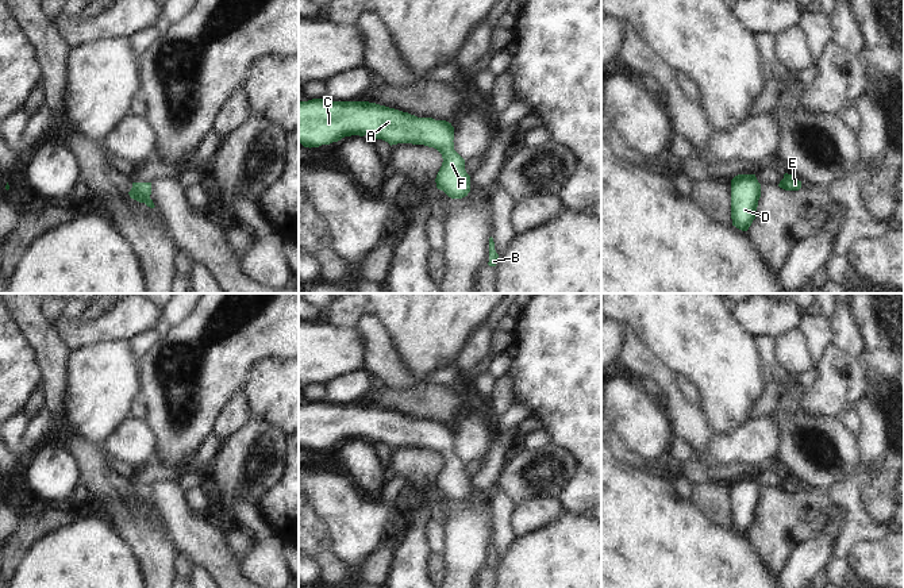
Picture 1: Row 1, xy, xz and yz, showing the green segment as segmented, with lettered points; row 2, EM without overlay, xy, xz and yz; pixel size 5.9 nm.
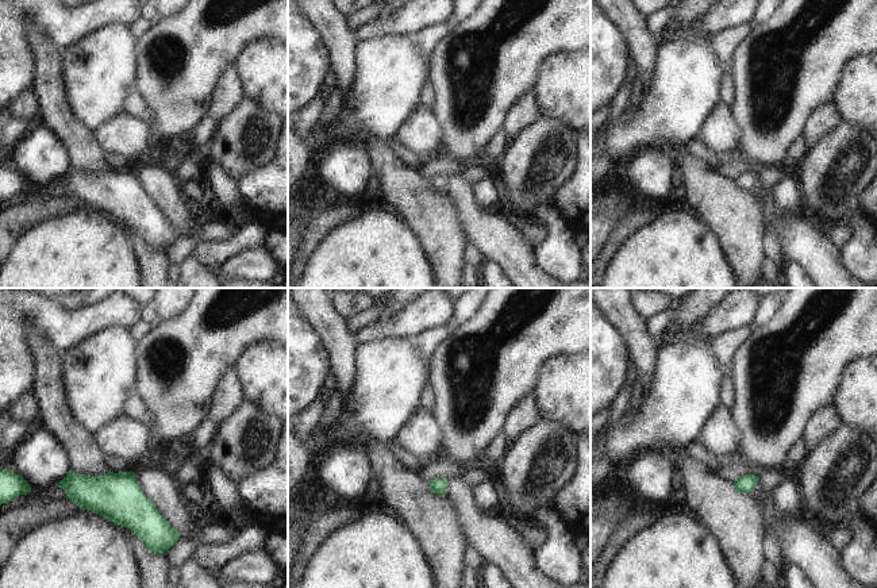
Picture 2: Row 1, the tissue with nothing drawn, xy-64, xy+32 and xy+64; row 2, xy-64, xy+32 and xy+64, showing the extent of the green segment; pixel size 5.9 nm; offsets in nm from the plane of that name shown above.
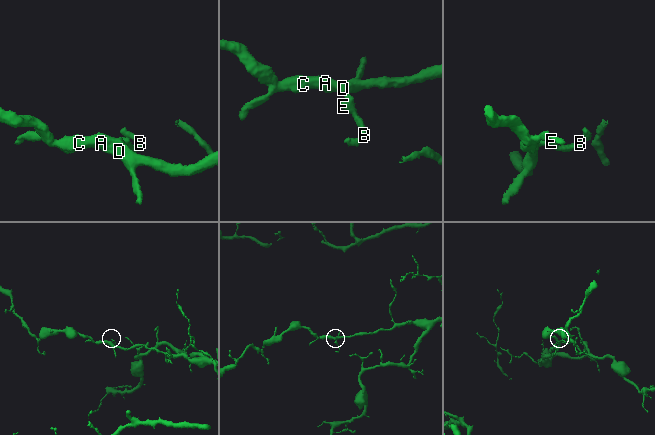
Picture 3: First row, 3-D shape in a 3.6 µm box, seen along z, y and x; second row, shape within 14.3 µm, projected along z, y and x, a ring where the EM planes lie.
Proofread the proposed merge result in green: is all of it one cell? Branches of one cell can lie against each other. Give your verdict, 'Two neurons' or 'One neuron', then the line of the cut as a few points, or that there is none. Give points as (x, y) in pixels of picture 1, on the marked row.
One neuron. No split

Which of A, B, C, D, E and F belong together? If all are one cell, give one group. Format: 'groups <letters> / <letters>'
groups A B C D E F

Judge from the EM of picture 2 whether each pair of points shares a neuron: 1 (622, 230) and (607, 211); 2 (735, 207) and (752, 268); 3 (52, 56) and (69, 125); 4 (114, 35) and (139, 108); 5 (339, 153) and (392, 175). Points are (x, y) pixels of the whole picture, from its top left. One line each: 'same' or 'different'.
1: different
2: same
3: same
4: different
5: different

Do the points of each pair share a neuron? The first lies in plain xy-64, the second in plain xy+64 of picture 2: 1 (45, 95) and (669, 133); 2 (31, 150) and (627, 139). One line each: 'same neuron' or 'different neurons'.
1: different neurons
2: different neurons

